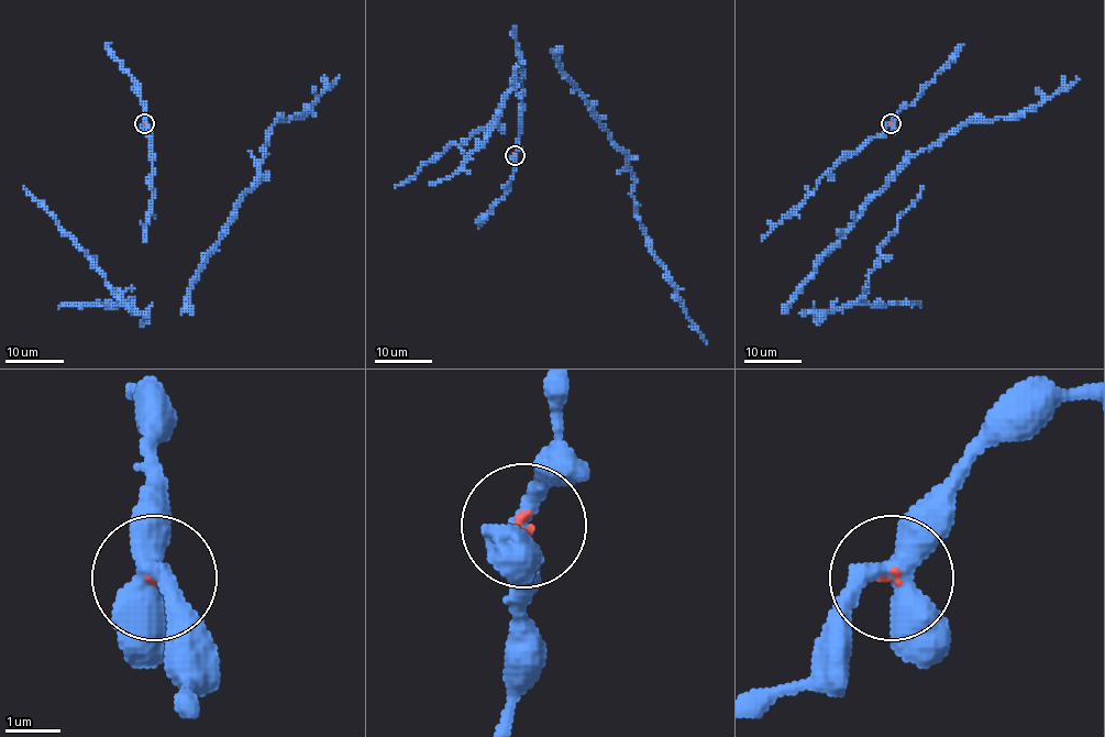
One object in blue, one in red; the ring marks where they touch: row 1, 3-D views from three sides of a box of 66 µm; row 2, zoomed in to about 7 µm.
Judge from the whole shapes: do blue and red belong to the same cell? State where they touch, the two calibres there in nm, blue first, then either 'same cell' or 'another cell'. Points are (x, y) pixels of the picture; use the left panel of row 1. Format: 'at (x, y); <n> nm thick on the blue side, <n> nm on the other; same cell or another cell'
at (144, 123); 440 nm thick on the blue side, 60 nm on the other; same cell

